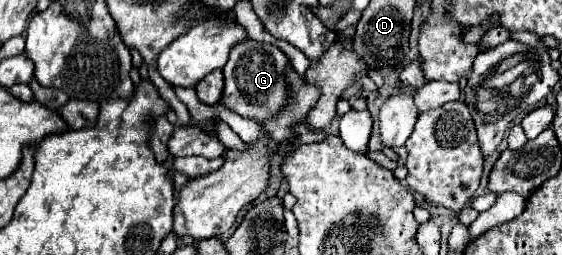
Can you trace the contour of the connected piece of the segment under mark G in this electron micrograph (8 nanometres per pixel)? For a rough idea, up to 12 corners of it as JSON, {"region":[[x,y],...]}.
{"region":[[241,40],[219,104],[259,124],[289,104],[289,58]]}

